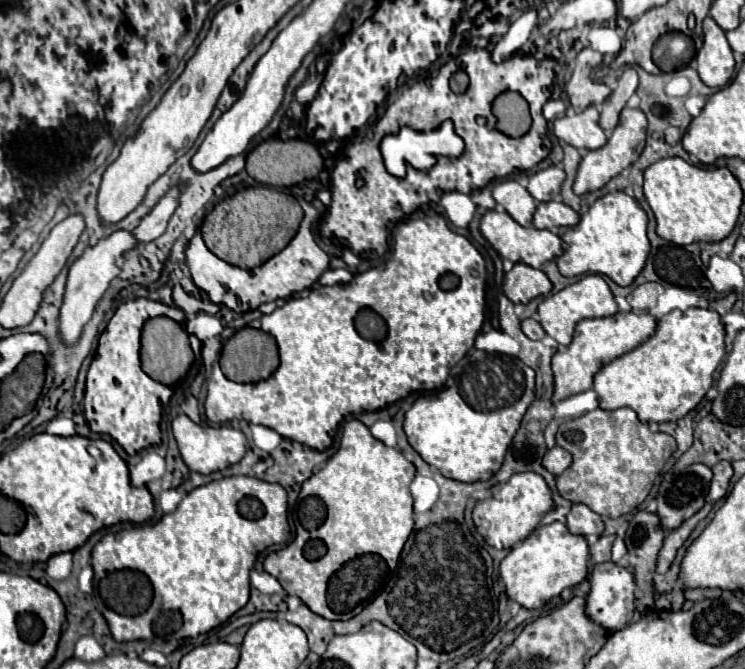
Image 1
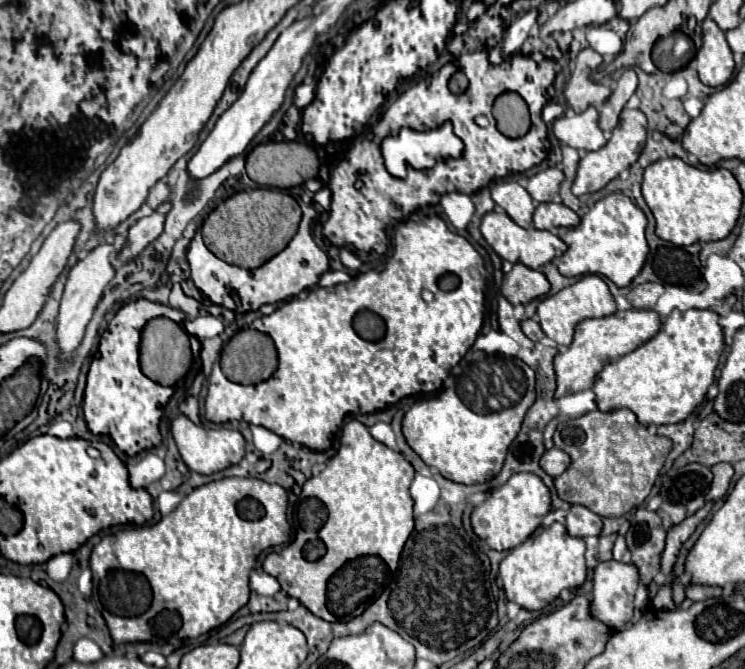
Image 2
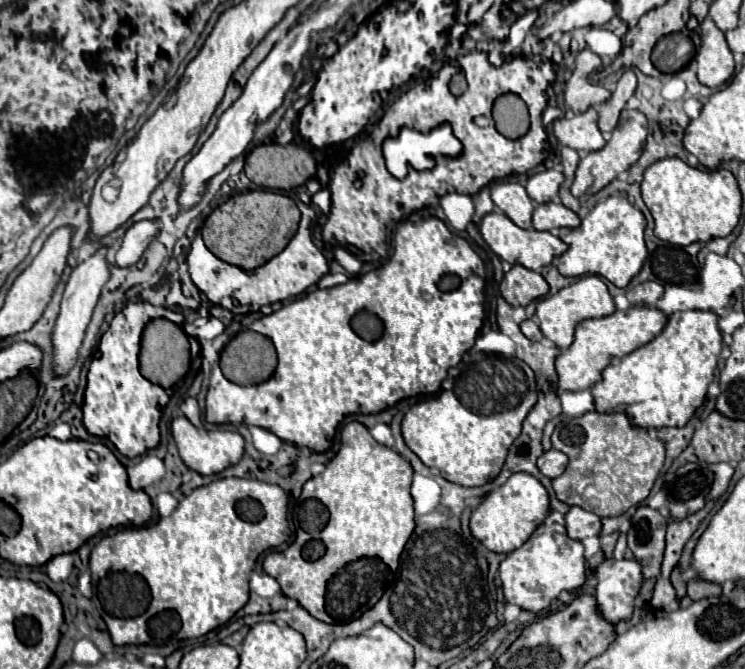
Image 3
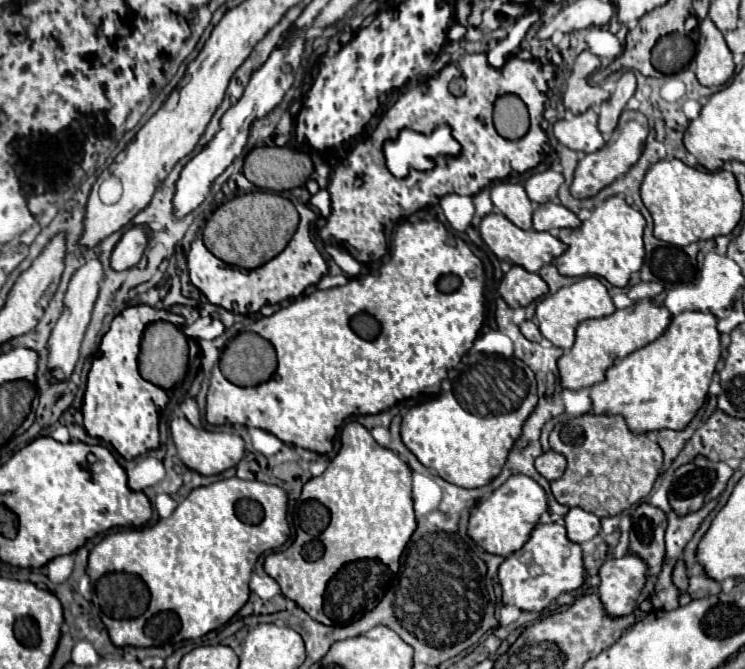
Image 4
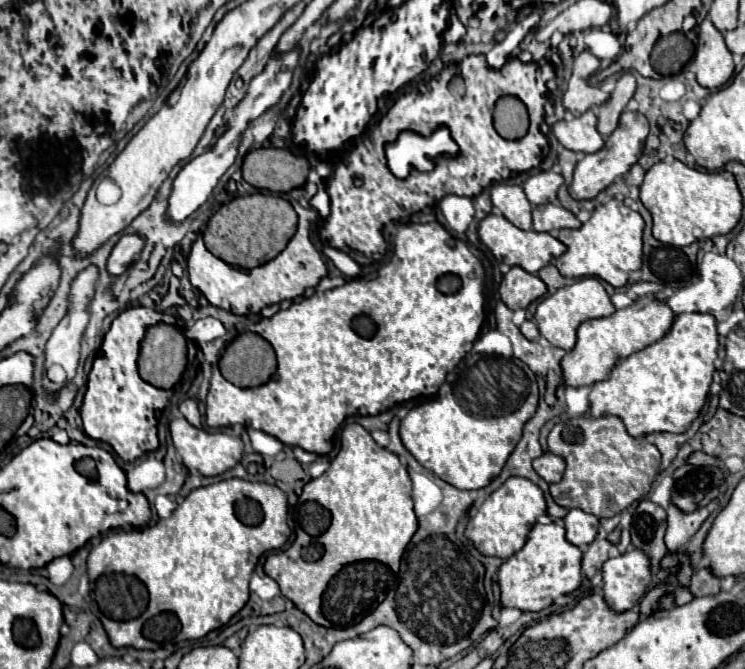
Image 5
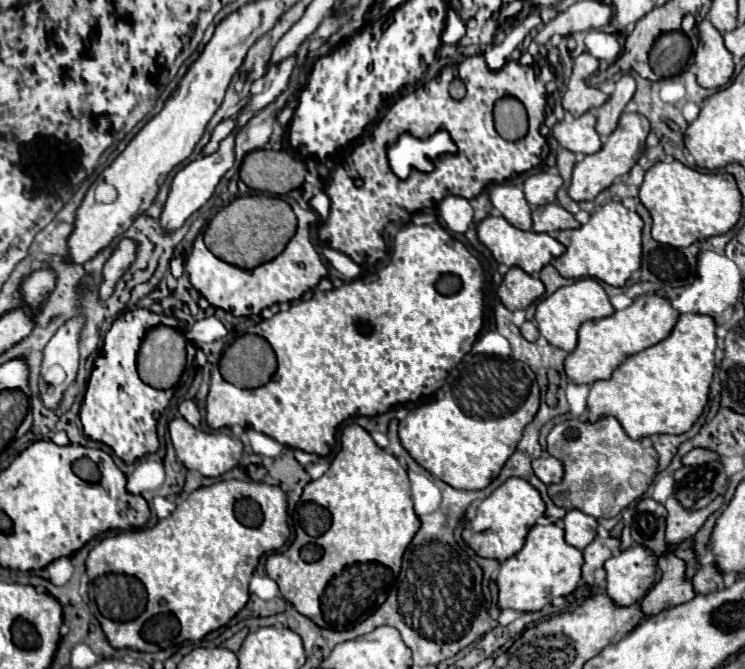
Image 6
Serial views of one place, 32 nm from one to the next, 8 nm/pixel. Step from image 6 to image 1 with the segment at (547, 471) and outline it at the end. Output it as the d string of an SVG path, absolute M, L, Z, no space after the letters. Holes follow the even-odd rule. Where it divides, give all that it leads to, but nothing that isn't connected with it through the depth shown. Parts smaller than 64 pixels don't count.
M554 446L544 454L542 464L548 472L552 472L554 476L560 476L572 464L572 454L560 446Z

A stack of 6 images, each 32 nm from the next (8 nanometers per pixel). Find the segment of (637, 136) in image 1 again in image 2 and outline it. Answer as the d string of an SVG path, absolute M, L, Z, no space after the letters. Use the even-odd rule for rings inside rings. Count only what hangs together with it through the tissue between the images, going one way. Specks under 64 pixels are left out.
M624 108L620 114L620 122L614 128L610 140L606 142L606 146L602 146L596 152L588 152L580 164L578 164L578 172L576 172L576 180L572 184L572 192L574 196L582 196L582 194L590 194L596 192L600 188L604 188L610 180L614 180L622 170L628 170L640 156L642 148L646 142L646 116L640 110L630 110Z

